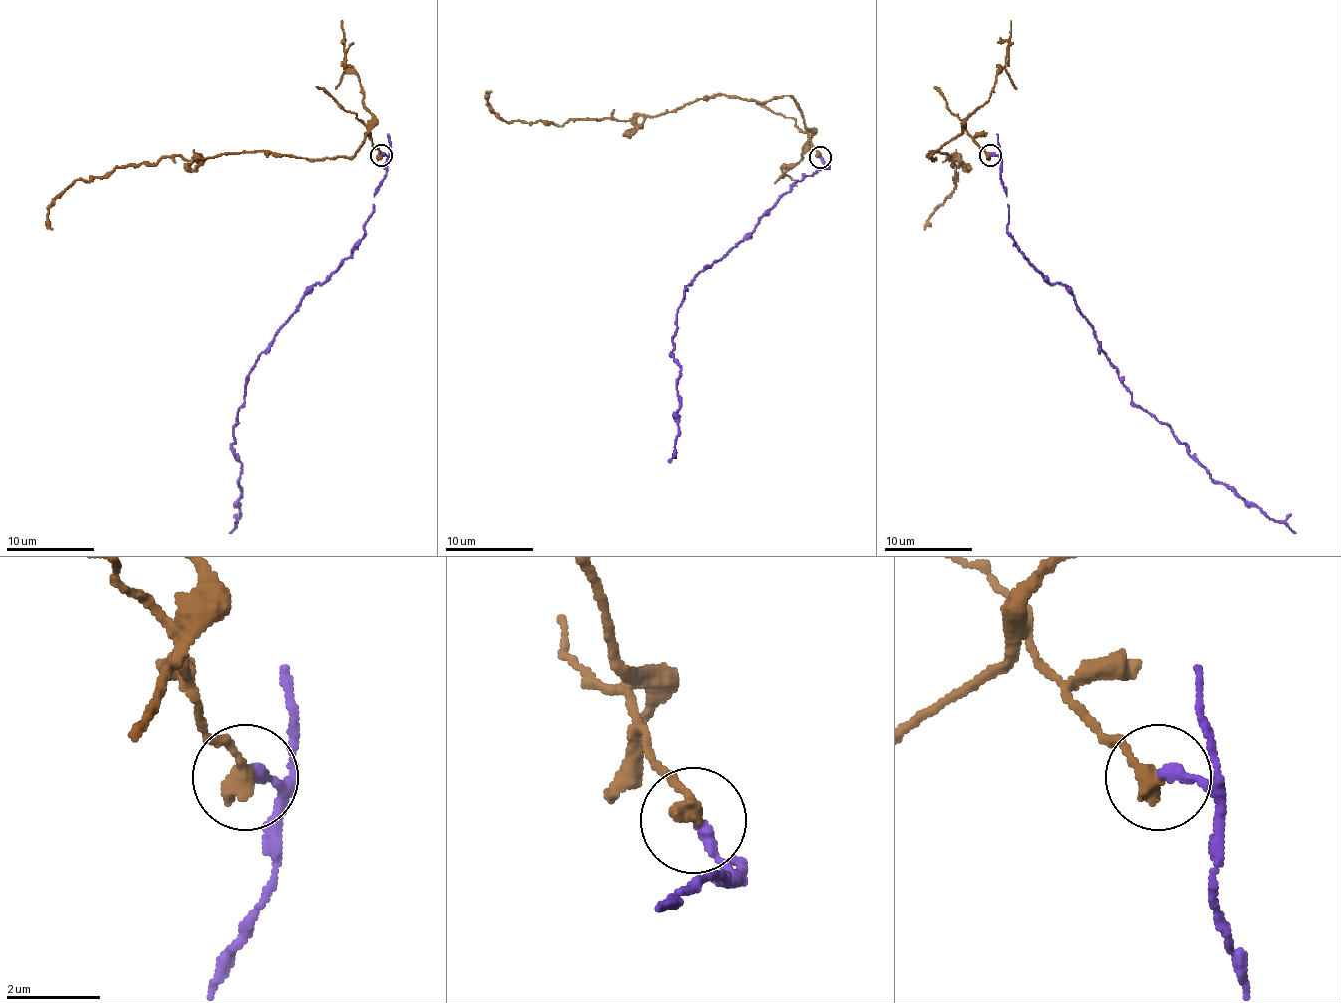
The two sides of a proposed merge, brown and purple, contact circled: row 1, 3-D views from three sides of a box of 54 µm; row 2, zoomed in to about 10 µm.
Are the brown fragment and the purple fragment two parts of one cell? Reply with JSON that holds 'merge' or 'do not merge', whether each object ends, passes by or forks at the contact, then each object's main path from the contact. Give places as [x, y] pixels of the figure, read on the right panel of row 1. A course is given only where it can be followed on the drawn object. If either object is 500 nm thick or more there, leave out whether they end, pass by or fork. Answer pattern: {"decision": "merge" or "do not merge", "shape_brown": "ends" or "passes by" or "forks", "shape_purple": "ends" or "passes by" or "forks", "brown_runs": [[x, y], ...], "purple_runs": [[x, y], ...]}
{"decision": "do not merge", "shape_brown": "ends", "shape_purple": "ends", "brown_runs": [[989, 155], [961, 131], [928, 157], [934, 159], [928, 155], [952, 155], [958, 168], [954, 190], [923, 230]], "purple_runs": [[989, 155], [1000, 159], [1011, 239], [1073, 296], [1132, 401], [1165, 423], [1211, 476], [1295, 533]]}

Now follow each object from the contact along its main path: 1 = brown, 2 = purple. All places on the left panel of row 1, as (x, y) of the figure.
1: (381, 155), (368, 131), (350, 157), (164, 155), (155, 164), (76, 179), (49, 208), (52, 230)
2: (381, 155), (386, 177), (364, 239), (304, 296), (249, 370), (232, 445), (241, 476), (238, 518), (230, 533)

